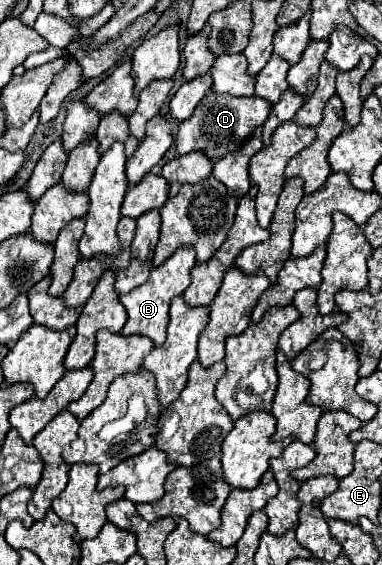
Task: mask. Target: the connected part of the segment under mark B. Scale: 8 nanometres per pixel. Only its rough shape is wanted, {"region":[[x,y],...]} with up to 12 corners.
{"region":[[193,247],[149,269],[141,287],[121,295],[121,335],[165,343],[169,303],[191,283]]}

